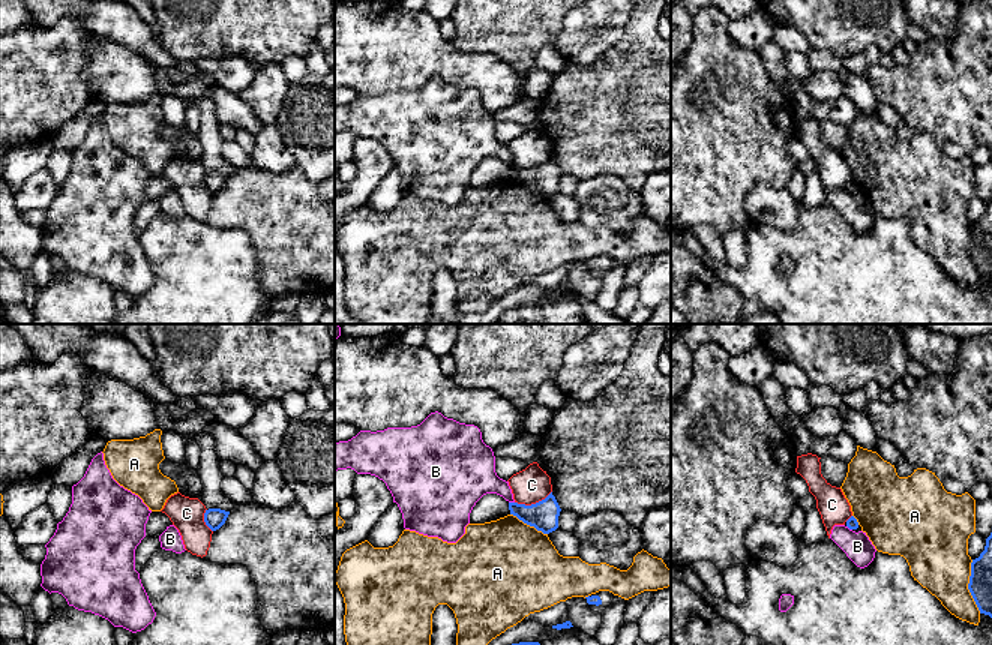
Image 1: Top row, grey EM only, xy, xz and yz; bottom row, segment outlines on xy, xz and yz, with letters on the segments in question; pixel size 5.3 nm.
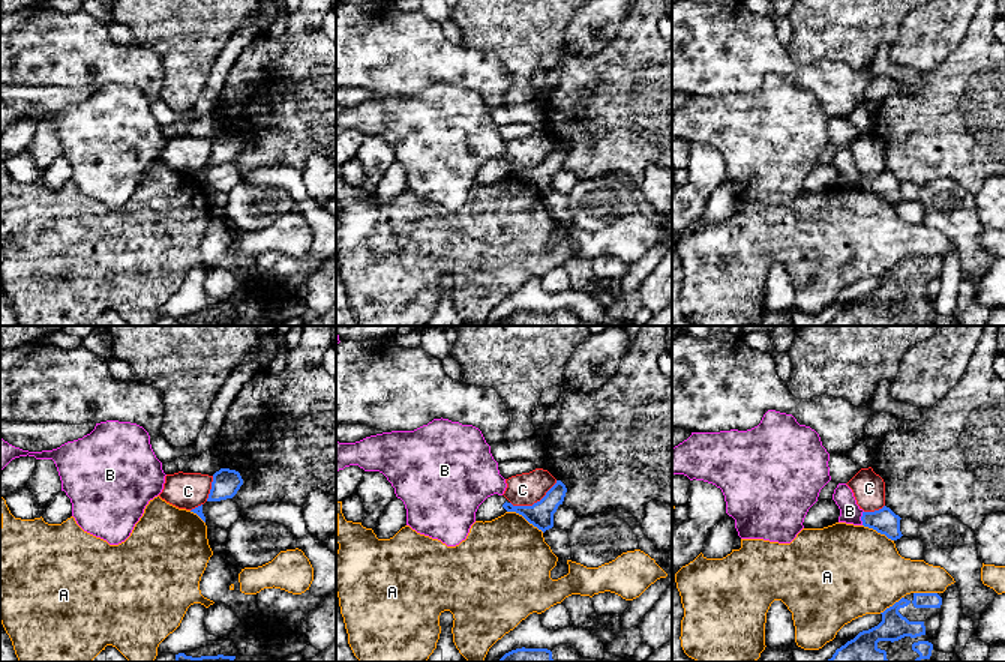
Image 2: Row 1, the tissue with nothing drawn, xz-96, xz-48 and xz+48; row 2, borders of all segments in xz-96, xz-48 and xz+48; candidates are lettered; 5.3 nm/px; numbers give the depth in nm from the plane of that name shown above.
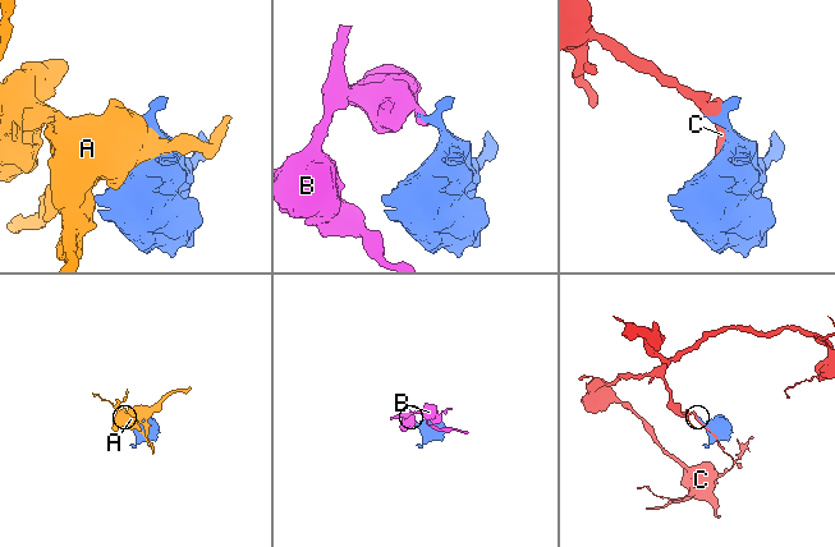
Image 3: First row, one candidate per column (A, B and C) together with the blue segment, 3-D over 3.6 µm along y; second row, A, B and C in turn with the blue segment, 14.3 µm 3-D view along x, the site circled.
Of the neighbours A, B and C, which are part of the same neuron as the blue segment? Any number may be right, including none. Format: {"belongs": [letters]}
{"belongs": []}

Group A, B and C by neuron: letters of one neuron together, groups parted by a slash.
A / B / C

